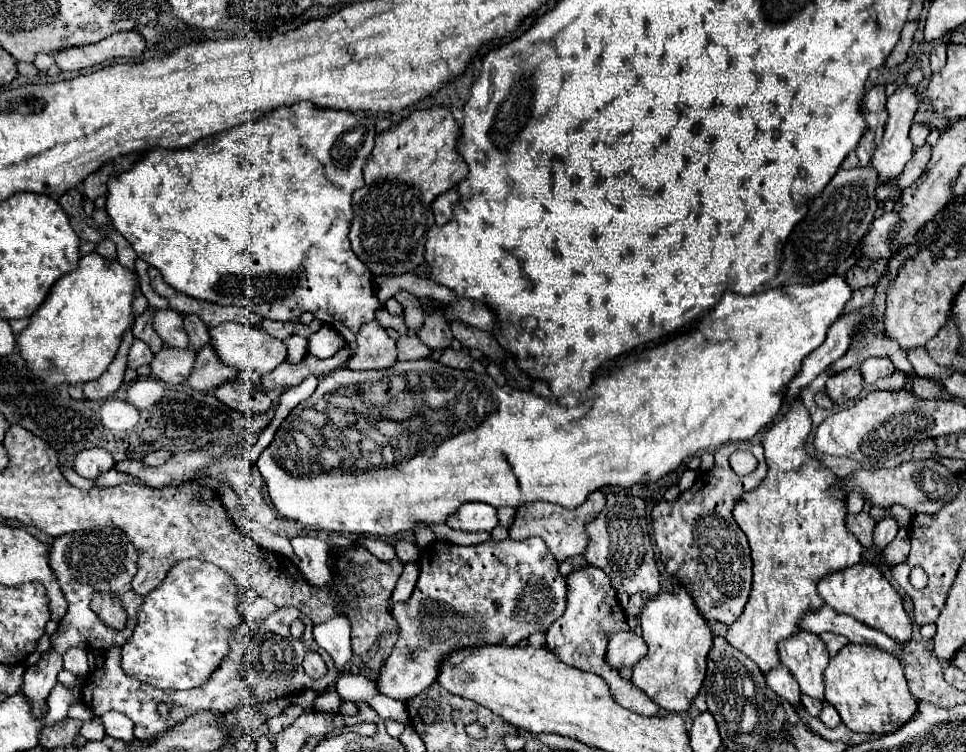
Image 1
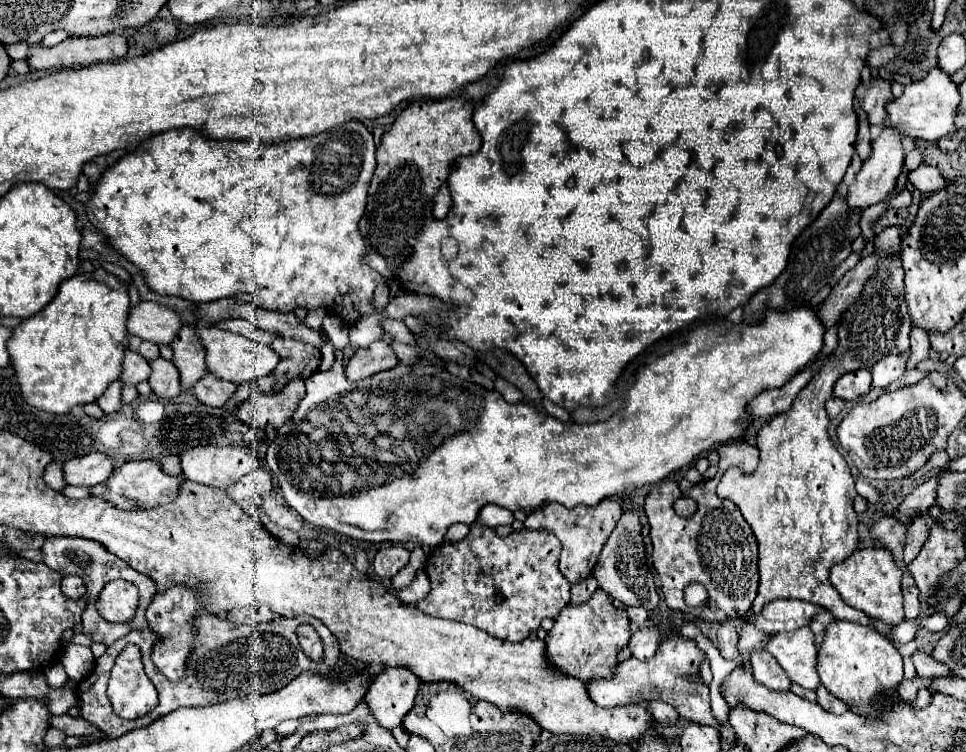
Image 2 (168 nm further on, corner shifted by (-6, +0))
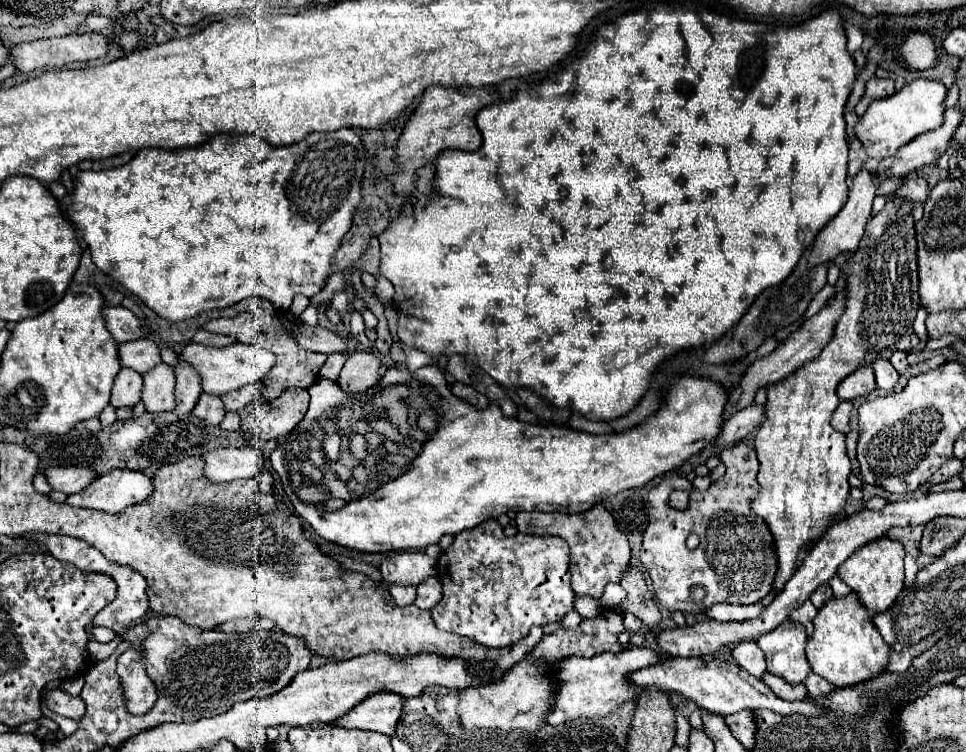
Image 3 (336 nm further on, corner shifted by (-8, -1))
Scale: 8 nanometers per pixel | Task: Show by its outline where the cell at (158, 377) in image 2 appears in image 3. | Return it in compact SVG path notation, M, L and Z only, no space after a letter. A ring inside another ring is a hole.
M160 363L144 375L142 401L152 413L174 409L174 369L170 365Z

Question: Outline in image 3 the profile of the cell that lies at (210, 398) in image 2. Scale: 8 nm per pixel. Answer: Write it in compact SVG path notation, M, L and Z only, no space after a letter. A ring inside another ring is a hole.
M202 393L192 413L196 417L212 423L212 425L218 425L224 419L226 409L224 409L224 403L222 403L222 399L218 395L206 395L206 393Z

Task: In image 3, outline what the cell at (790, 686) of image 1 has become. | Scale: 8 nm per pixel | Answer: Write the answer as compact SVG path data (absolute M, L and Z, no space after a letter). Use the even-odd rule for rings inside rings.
M744 641L744 643L736 645L732 651L732 657L736 659L736 663L742 669L746 669L756 679L762 679L762 673L766 673L764 653L754 641Z

